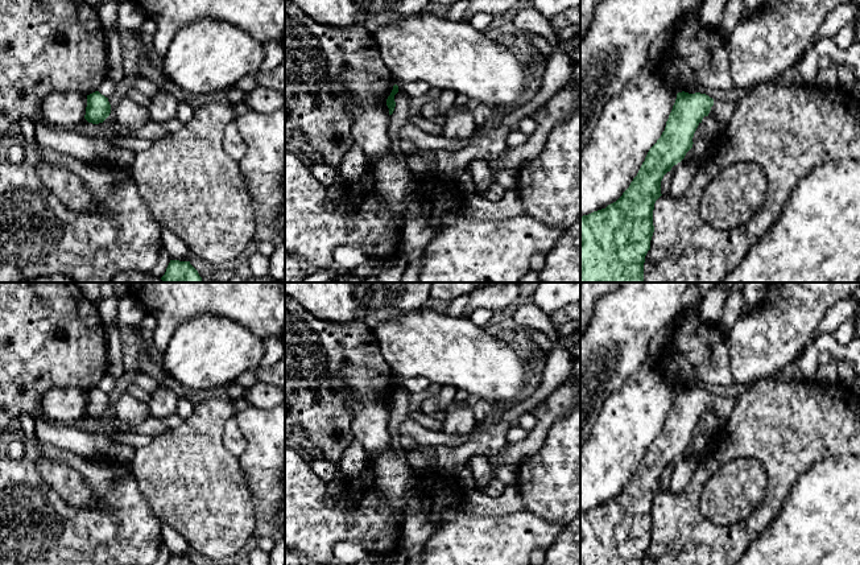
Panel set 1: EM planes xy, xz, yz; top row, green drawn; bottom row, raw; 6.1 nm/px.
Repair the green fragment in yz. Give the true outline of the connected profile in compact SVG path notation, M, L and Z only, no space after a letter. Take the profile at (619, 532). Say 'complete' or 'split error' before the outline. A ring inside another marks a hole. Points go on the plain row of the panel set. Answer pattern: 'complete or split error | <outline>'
split error | M677 389L665 426L629 483L605 504L580 514L580 565L644 565L663 471L692 444L694 429L704 412L712 412L725 425L736 401L737 395Z

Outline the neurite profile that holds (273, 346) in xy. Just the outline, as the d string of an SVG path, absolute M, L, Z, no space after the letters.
M268 337L264 341L265 352L261 359L261 364L274 364L280 360L284 354L284 338L282 337Z

